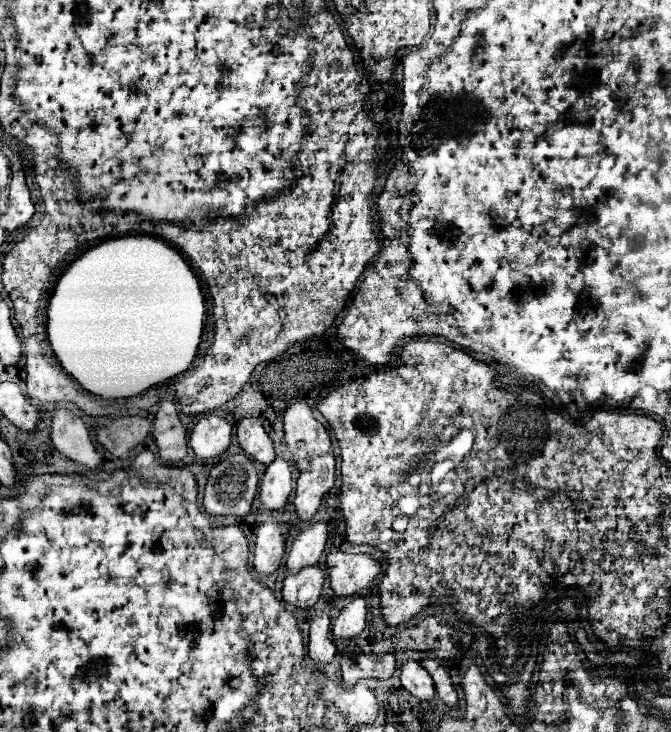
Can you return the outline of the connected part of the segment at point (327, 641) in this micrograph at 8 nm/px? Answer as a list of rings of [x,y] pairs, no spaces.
[[[314,616],[310,624],[310,642],[308,642],[308,656],[318,664],[328,664],[336,656],[336,646],[332,642],[330,632],[330,618]]]

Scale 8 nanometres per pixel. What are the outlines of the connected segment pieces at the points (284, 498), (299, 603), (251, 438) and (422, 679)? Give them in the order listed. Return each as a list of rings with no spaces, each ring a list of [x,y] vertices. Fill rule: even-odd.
[[[276,458],[262,476],[258,498],[266,510],[274,512],[286,506],[290,492],[292,492],[292,466],[286,460]]]
[[[318,566],[304,568],[298,574],[288,574],[284,580],[282,596],[288,604],[306,610],[316,604],[322,592],[322,582],[324,582],[324,570]]]
[[[244,418],[238,422],[236,428],[236,438],[240,448],[252,456],[254,462],[260,462],[264,466],[268,466],[276,454],[274,454],[274,446],[270,436],[264,432],[264,426],[260,420],[256,418]]]
[[[410,660],[410,662],[406,662],[402,666],[402,670],[400,670],[400,682],[420,702],[430,702],[434,698],[434,694],[436,694],[432,676],[418,662]]]

